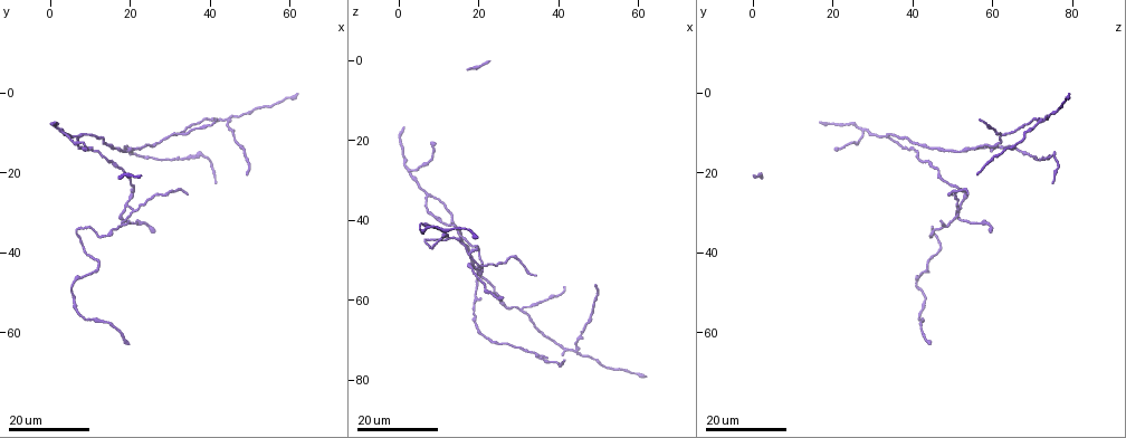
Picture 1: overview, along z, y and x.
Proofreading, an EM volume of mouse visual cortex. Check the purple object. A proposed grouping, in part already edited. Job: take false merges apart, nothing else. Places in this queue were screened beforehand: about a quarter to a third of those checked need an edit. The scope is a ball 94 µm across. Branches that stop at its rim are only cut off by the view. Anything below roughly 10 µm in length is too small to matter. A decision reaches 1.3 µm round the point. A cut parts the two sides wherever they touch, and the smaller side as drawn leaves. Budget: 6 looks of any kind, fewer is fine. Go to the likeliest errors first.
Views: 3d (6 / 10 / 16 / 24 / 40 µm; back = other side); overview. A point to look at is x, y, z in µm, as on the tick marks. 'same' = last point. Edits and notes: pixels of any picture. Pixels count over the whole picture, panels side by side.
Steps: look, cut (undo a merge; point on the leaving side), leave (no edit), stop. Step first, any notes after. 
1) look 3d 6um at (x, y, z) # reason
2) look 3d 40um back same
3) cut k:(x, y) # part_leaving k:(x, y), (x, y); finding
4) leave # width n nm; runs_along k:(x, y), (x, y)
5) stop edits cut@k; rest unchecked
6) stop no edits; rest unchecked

look 3d 24um at (44.5, 6.5, 72.5) # three-way junction

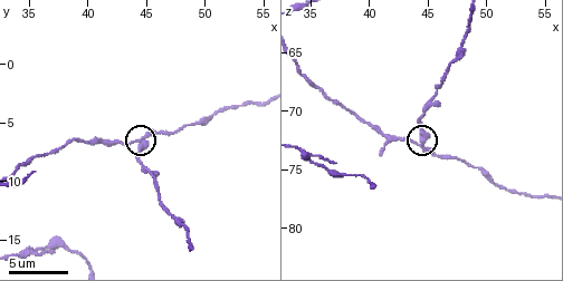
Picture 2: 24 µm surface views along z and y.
look 3d 10um same # zoom in

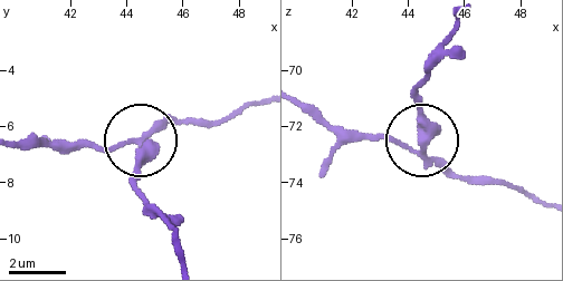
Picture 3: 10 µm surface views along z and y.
cut 3:(136, 161) # part_leaving 3:(423, 151), (430, 59), (457, 19); a second neuron is stuck on

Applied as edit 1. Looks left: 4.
look 3d 24um at (30.5, 11.0, 62.5) # small branch off a trunk

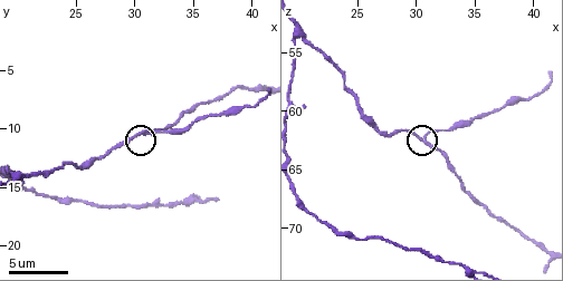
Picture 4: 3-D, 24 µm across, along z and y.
look 3d 6um at (30.8, 10.4, 62.4) # zoom in

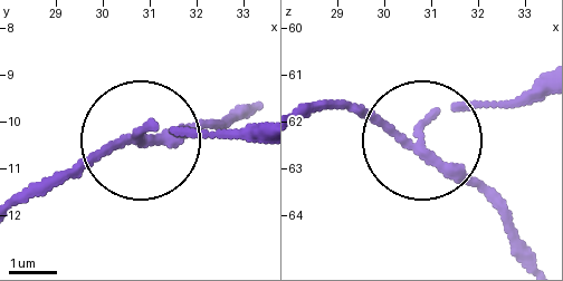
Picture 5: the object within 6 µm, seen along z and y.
leave # side_arm 15 um; runs_along 5:(28, 201), (161, 133), (257, 133); continuous, no second neuron

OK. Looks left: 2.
look 3d 24um at (7.5, 11.0, 34.0) # three-way junction

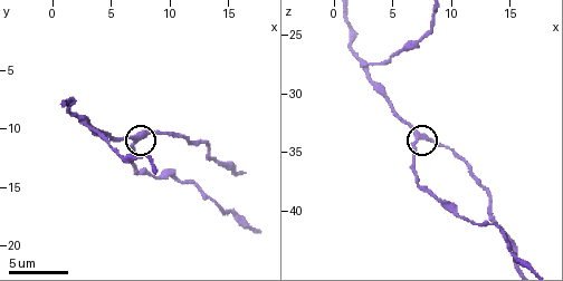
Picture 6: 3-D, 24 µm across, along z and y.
look 3d 10um at (7.0, 10.8, 33.4)

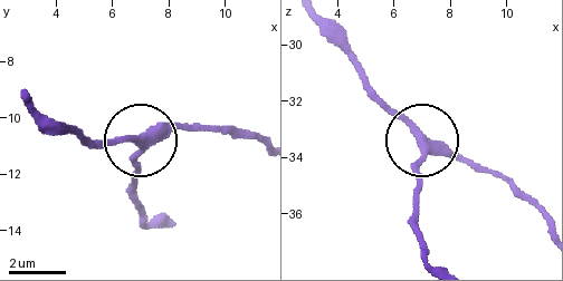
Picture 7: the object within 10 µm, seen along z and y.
leave # runs_along 7:(152, 225), (137, 209), (137, 144), (83, 138); all the same neuron

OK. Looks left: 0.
stop edits cut@3; rest unchecked

